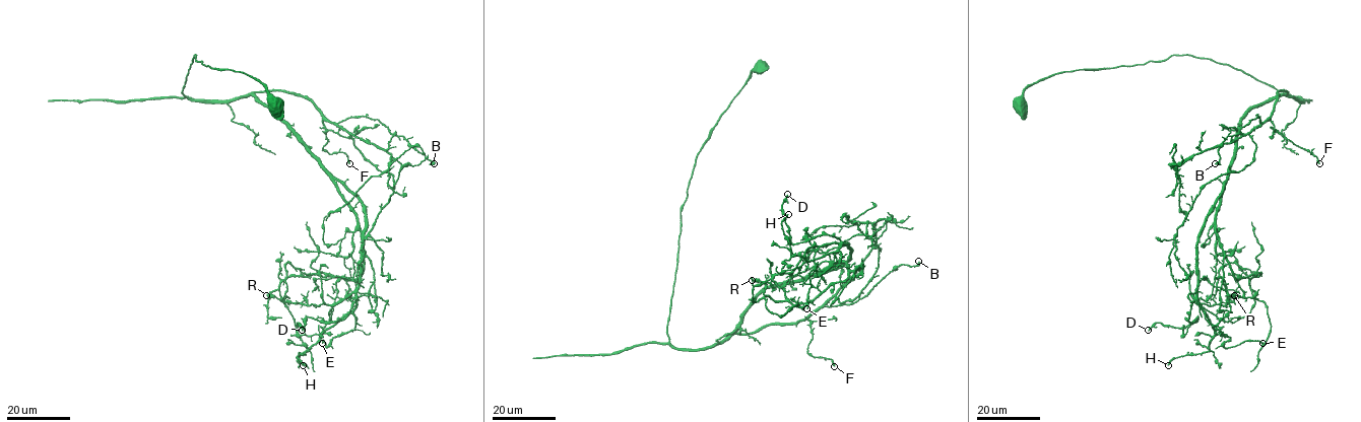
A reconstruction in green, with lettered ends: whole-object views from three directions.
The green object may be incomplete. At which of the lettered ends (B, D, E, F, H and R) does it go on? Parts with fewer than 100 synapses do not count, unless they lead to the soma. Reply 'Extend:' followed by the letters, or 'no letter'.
Extend: no letter

